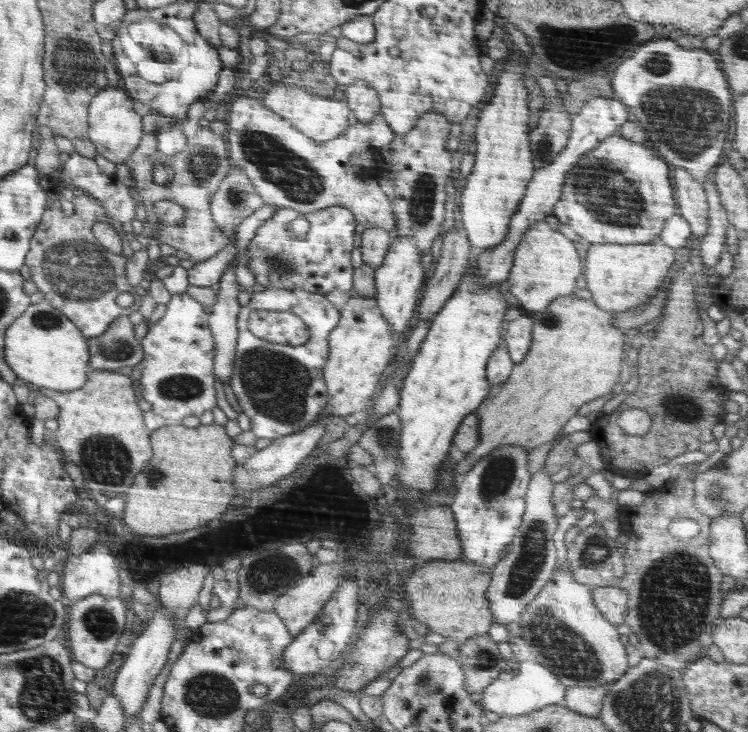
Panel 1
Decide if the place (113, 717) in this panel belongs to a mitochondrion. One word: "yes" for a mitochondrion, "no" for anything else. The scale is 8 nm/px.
no

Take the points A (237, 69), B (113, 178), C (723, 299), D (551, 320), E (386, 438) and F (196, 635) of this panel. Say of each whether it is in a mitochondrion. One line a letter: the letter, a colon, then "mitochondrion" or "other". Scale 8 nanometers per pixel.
A: other
B: other
C: other
D: mitochondrion
E: mitochondrion
F: other

